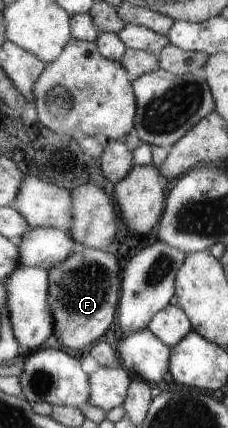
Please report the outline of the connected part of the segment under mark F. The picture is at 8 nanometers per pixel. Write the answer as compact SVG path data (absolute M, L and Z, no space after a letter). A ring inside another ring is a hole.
M78 246L69 259L61 264L54 265L49 270L49 297L51 309L54 310L54 345L63 348L64 352L75 352L79 354L83 347L91 345L99 340L111 323L115 321L117 313L117 301L121 295L121 269L115 256L107 250L99 248L85 248Z

